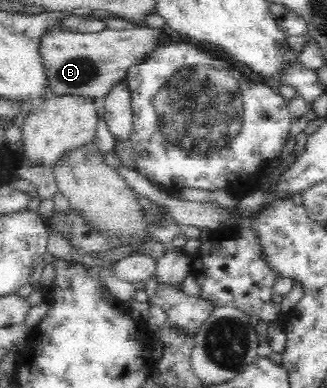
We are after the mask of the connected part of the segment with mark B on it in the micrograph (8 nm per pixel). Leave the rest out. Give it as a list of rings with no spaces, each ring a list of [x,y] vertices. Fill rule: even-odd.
[[[131,24],[127,29],[108,27],[90,32],[60,31],[52,28],[42,35],[41,54],[46,66],[52,96],[74,95],[90,98],[95,103],[125,79],[133,65],[142,63],[156,47],[166,41],[159,28]]]

